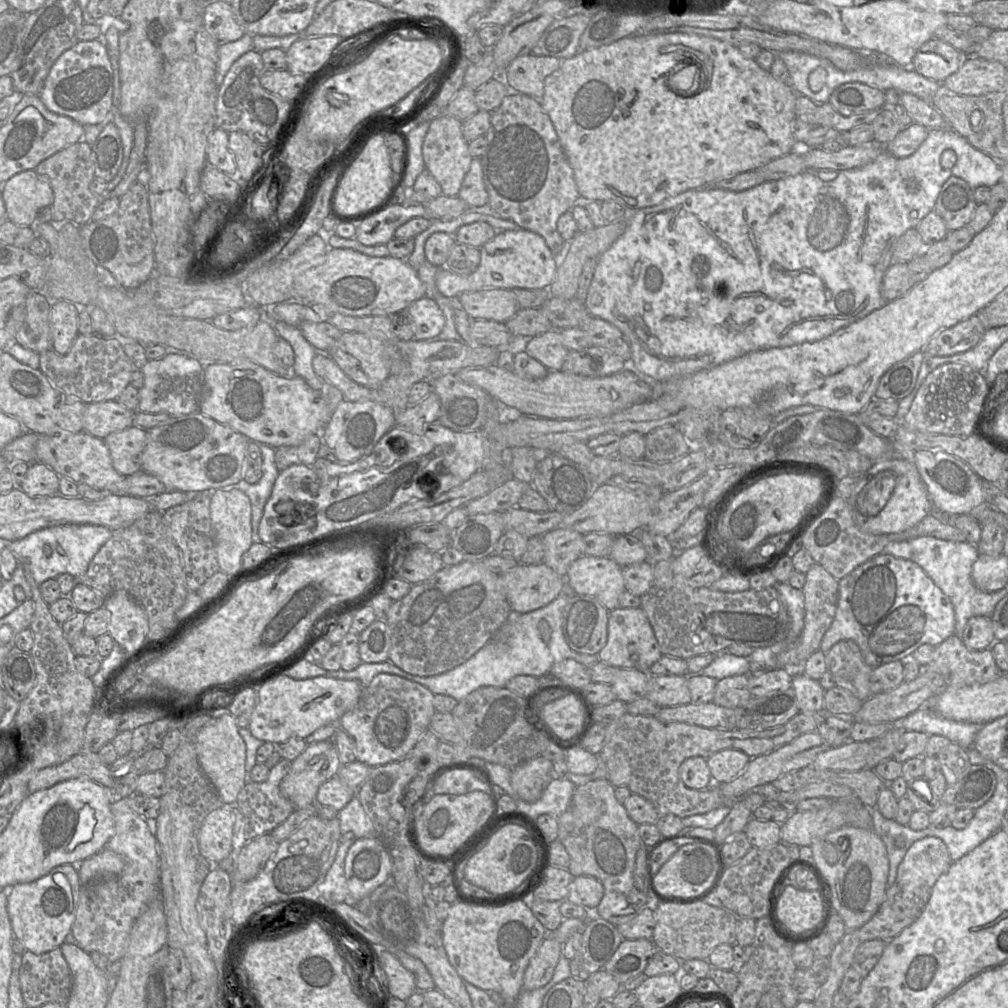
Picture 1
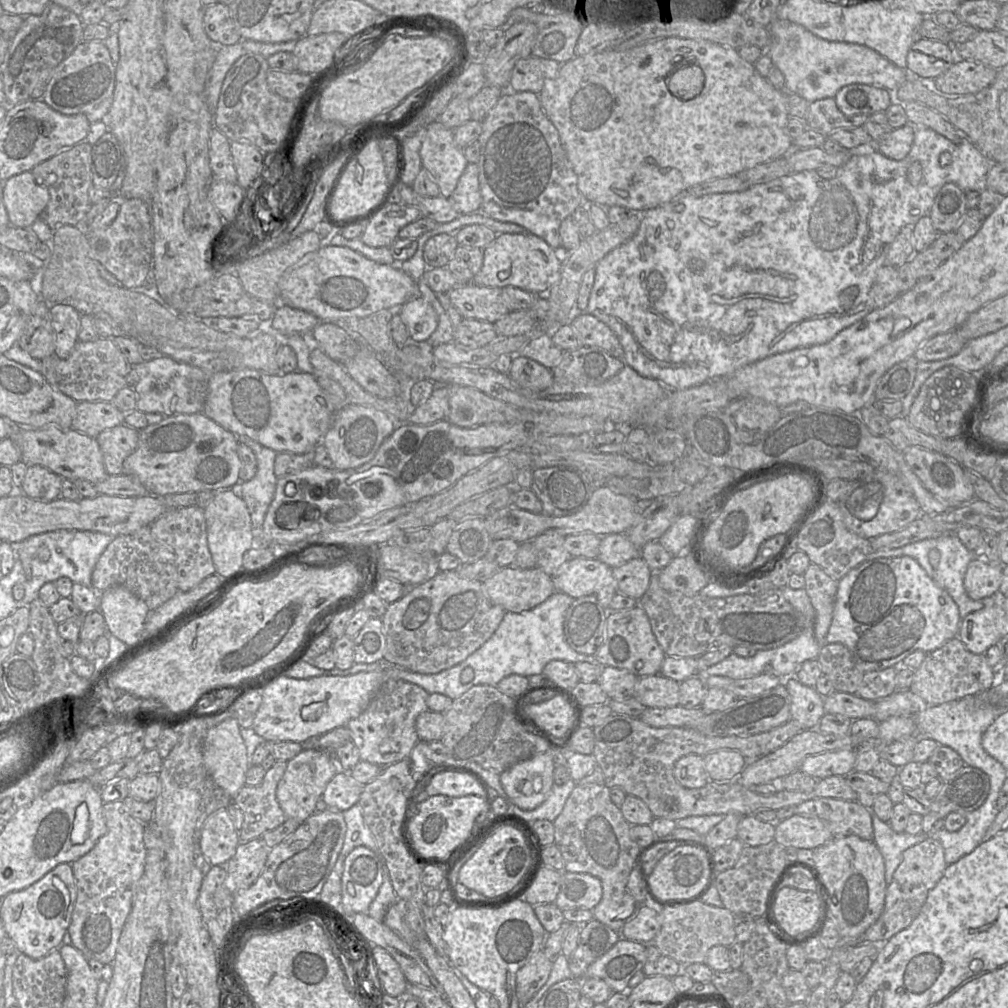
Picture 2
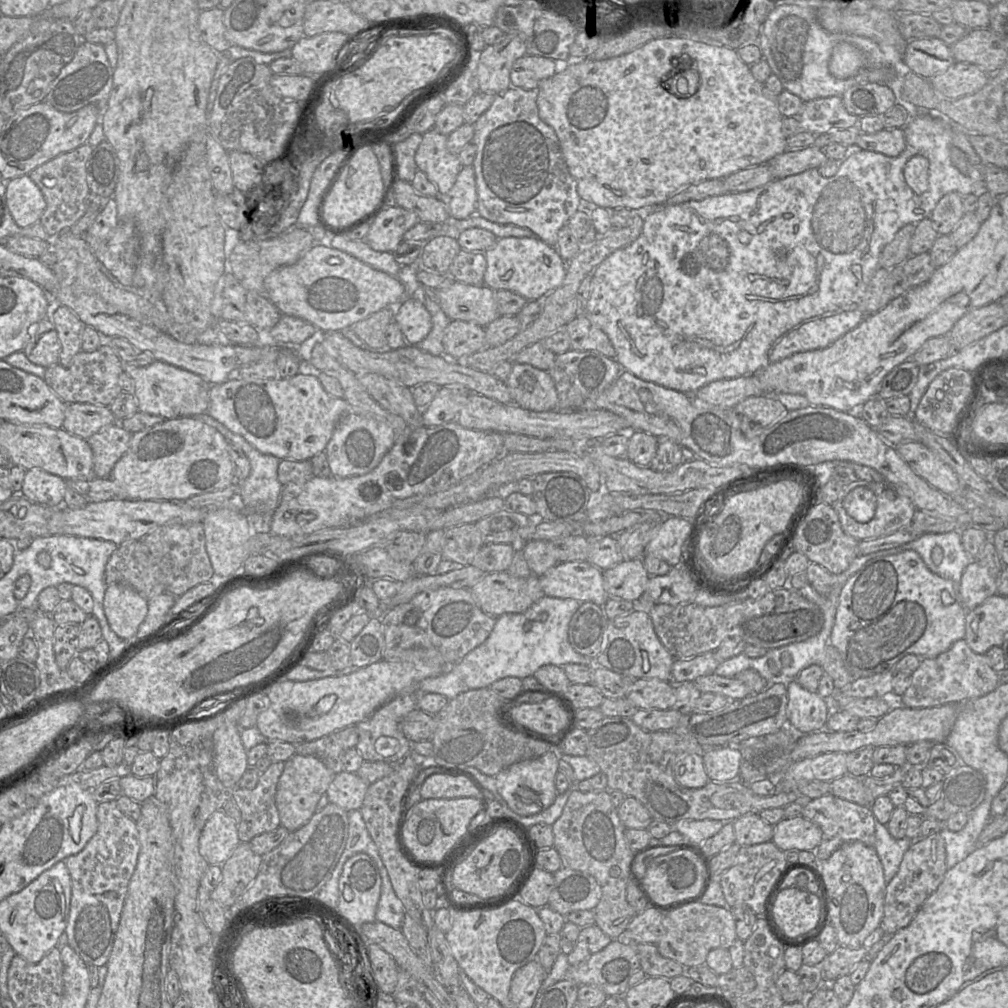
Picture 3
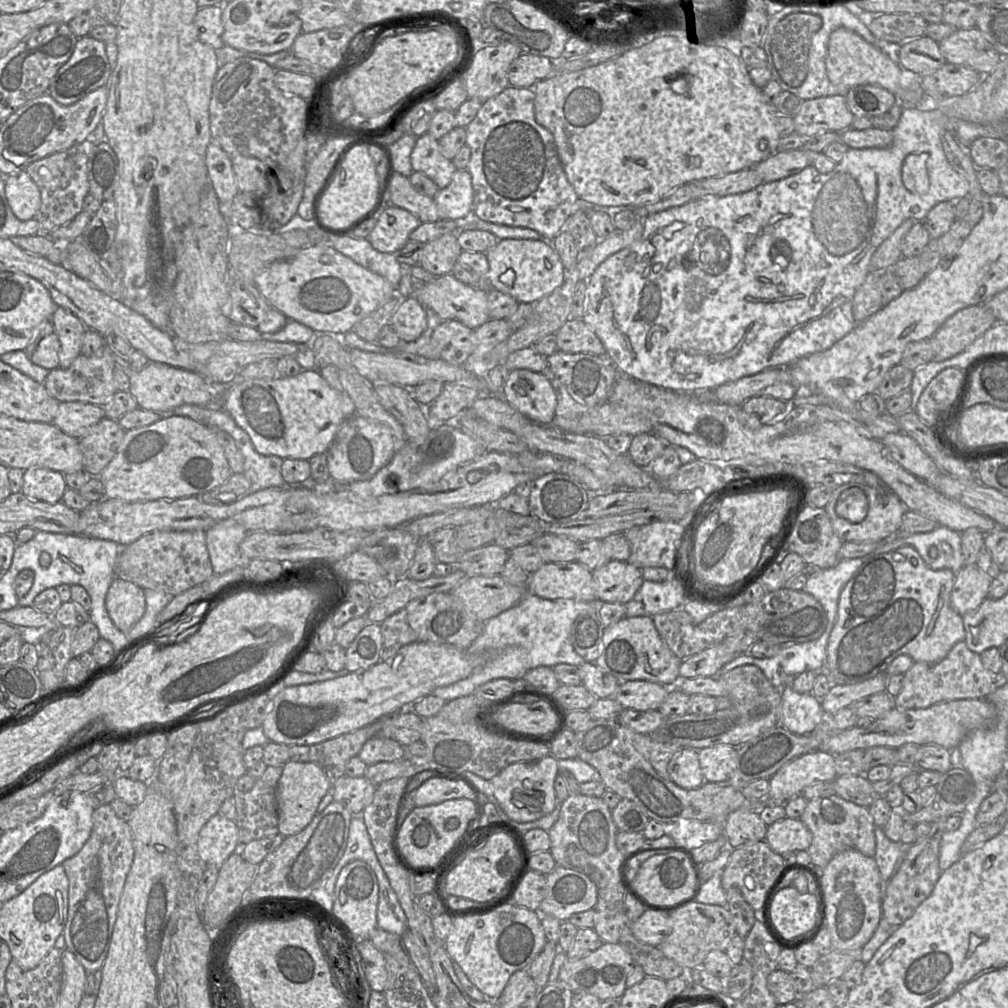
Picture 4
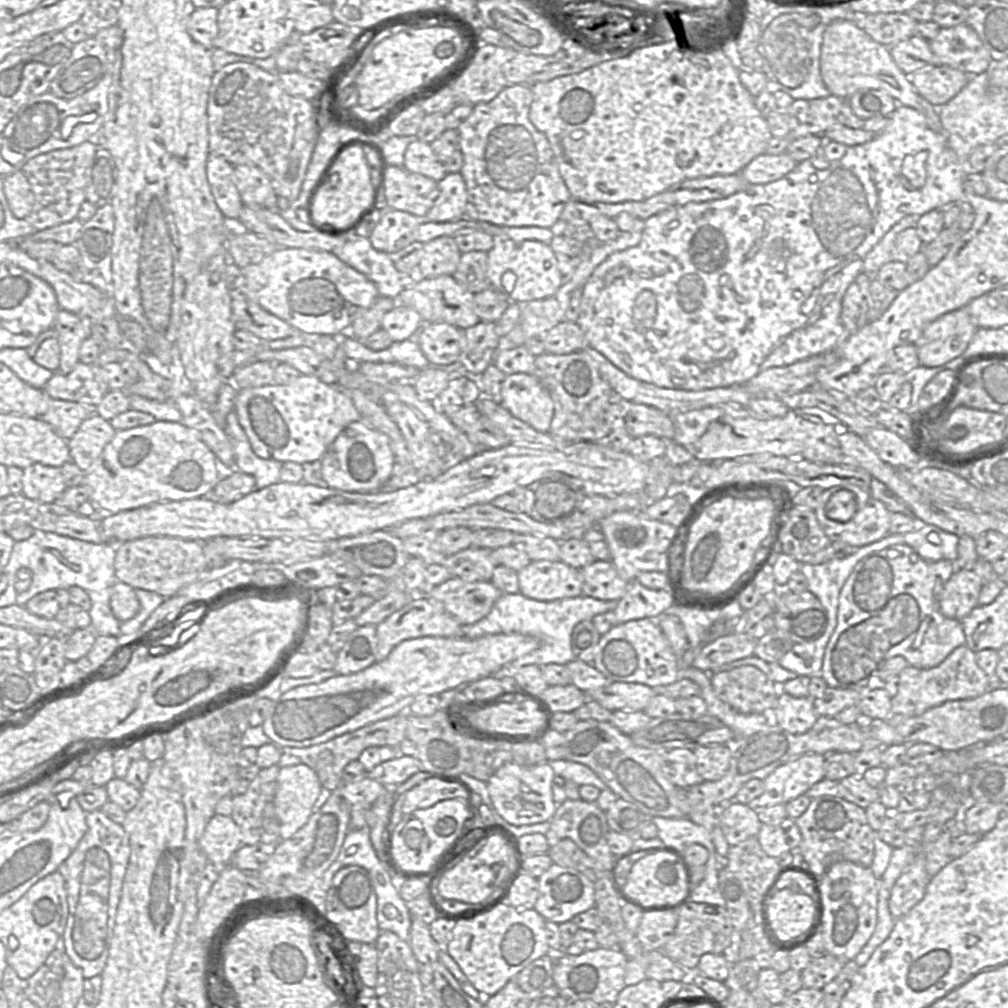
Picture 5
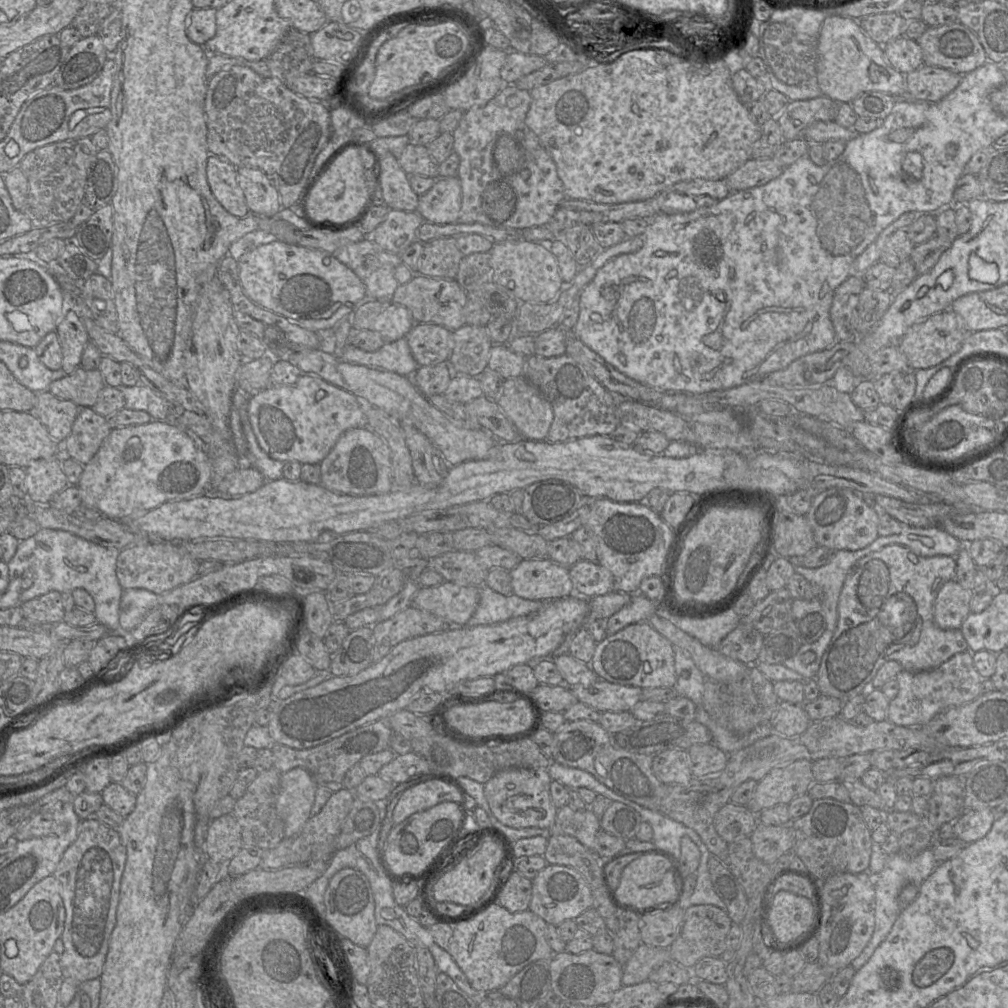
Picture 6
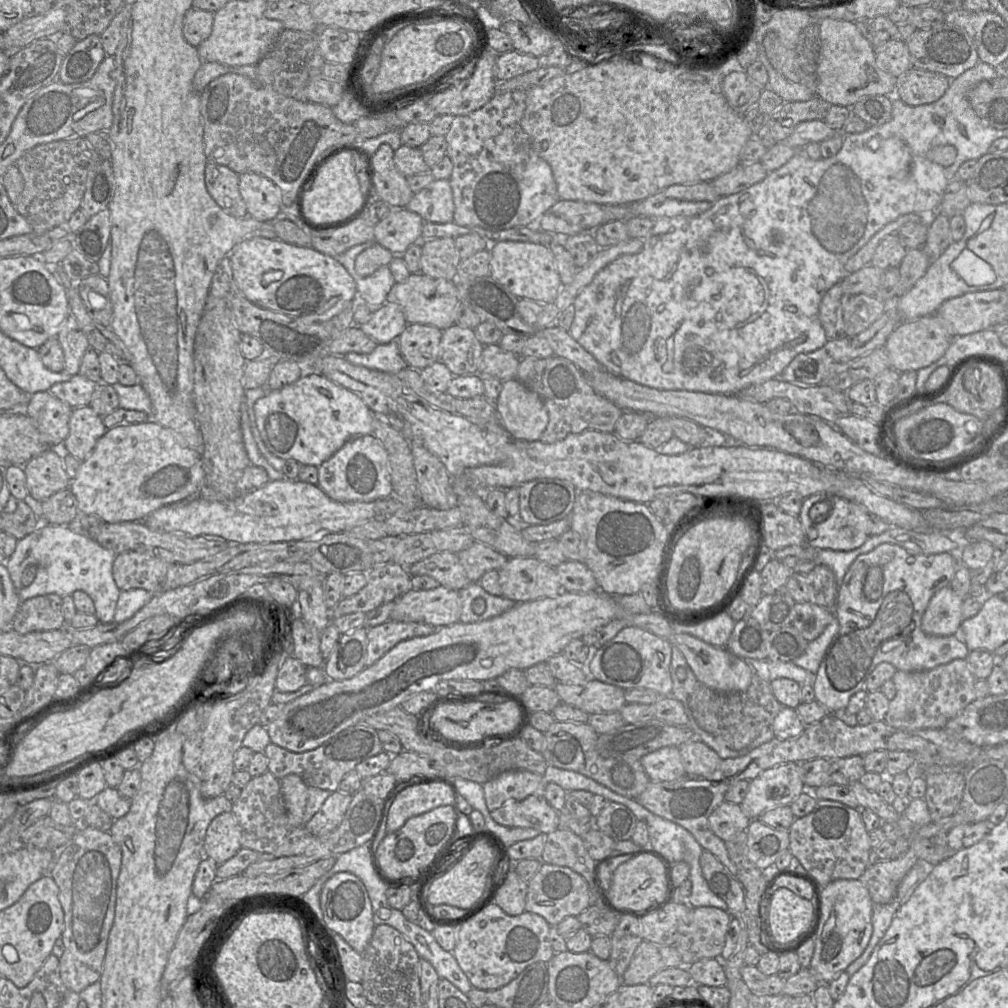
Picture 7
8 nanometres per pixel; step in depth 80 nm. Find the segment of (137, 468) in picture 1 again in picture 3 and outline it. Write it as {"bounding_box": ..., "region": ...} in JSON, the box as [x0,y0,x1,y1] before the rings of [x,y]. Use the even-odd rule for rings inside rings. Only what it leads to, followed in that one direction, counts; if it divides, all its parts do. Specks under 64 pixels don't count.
{"bounding_box":[87,422,132,477],"region":[[[117,422],[87,439],[93,453],[96,477],[110,477],[115,464],[128,450],[131,437],[132,433]]]}

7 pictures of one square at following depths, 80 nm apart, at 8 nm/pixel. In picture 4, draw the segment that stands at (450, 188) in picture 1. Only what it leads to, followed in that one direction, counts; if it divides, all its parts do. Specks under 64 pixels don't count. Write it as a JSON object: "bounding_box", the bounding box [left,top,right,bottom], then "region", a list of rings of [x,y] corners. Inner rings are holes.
{"bounding_box":[410,133,457,189],"region":[[[428,133],[417,138],[410,158],[413,171],[425,174],[439,189],[449,185],[457,170],[452,160],[441,154],[438,140]]]}

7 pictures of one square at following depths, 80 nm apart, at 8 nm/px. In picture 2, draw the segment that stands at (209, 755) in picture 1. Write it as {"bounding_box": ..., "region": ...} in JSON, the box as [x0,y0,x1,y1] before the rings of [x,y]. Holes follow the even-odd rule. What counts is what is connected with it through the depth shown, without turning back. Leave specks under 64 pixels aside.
{"bounding_box":[202,718,249,801],"region":[[[227,718],[207,731],[202,745],[203,761],[210,777],[229,795],[231,801],[245,785],[246,773],[249,769],[247,748],[240,730],[236,718]]]}

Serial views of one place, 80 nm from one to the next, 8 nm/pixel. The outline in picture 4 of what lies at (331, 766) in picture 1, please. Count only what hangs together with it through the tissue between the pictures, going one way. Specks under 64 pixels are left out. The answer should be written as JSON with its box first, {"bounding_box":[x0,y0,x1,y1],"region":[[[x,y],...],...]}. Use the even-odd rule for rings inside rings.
{"bounding_box":[276,760,331,837],"region":[[[288,760],[283,765],[282,774],[276,787],[278,829],[284,837],[302,831],[316,814],[317,806],[330,790],[331,783],[325,772],[311,762]]]}

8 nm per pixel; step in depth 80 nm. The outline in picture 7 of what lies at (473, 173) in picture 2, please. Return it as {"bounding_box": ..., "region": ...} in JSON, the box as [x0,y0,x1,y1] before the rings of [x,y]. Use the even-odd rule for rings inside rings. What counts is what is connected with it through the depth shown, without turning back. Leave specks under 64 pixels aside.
{"bounding_box":[406,179,455,222],"region":[[[434,179],[413,194],[406,208],[419,214],[425,222],[453,222],[455,205],[450,181]]]}

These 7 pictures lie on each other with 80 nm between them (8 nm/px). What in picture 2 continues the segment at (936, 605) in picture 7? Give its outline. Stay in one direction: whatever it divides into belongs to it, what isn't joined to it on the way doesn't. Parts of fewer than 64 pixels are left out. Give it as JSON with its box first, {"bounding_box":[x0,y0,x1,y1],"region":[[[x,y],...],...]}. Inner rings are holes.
{"bounding_box":[964,557,1003,600],"region":[[[974,557],[964,576],[964,588],[973,600],[980,600],[998,594],[1002,582],[1003,565],[990,564],[980,557]]]}

